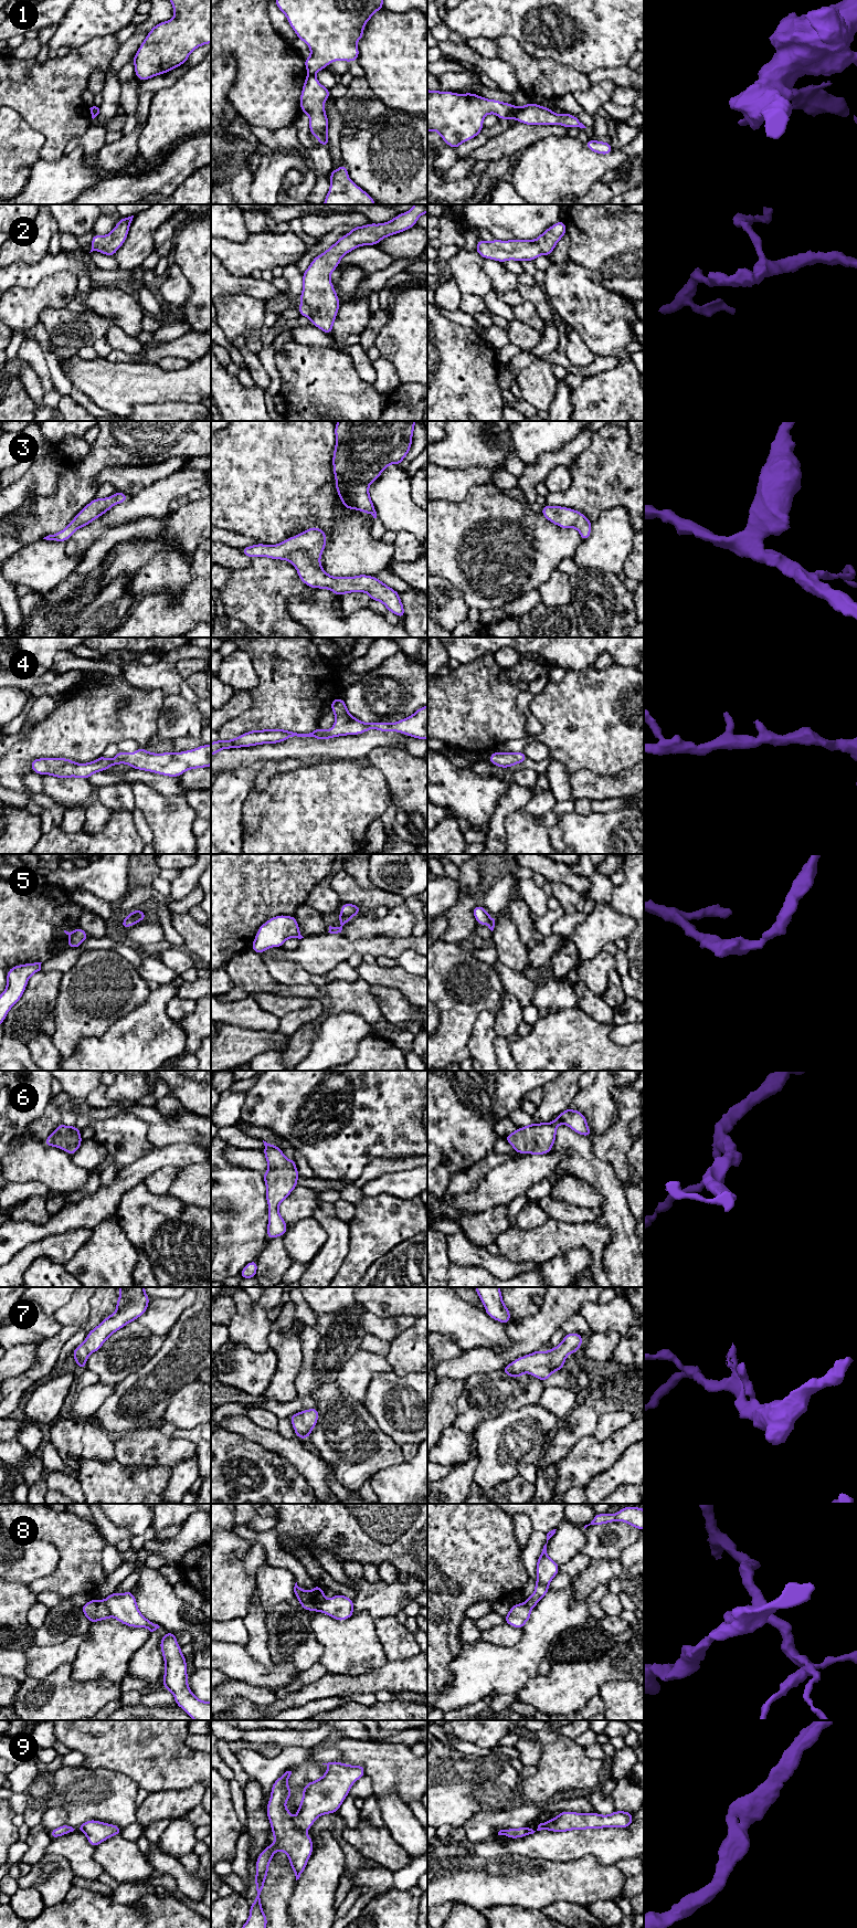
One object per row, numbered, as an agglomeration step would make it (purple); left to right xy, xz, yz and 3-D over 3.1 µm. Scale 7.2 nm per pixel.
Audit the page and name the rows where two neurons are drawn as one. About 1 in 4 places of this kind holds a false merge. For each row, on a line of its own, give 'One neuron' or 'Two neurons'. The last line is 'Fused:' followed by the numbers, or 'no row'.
1: Two neurons
2: One neuron
3: One neuron
4: One neuron
5: One neuron
6: One neuron
7: One neuron
8: Two neurons
9: One neuron
Fused: 1, 8

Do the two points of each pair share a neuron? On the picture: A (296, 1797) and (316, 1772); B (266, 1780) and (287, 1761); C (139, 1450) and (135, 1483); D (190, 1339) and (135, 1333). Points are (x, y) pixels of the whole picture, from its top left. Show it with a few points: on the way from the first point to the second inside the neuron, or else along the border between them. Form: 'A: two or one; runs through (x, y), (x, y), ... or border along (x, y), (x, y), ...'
A: one; runs through (296, 1789), (308, 1774)
B: one; runs through (272, 1774), (282, 1765)
C: two; border along (114, 1458), (125, 1465), (164, 1466)
D: two; border along (165, 1336), (161, 1347), (150, 1358)

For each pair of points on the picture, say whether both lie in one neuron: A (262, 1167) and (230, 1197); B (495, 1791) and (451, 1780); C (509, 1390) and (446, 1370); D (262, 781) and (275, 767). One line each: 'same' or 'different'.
A: different
B: same
C: different
D: same

